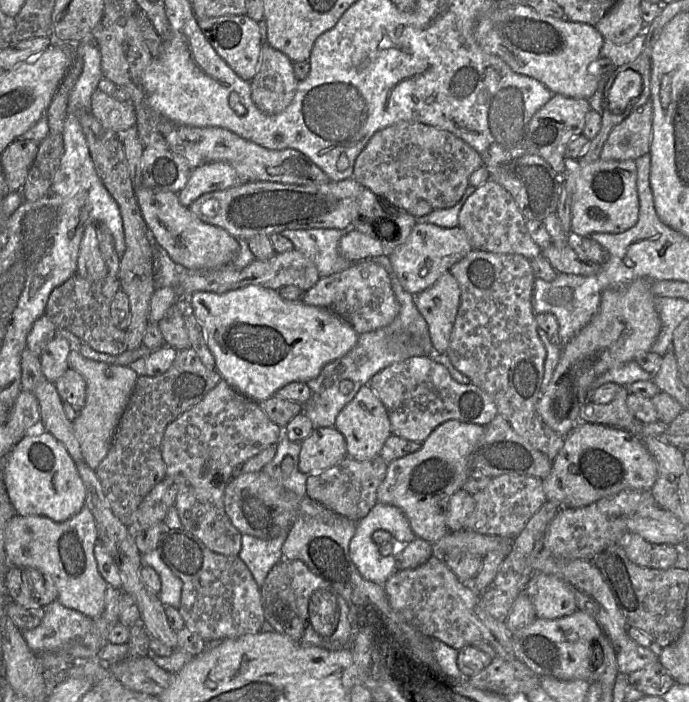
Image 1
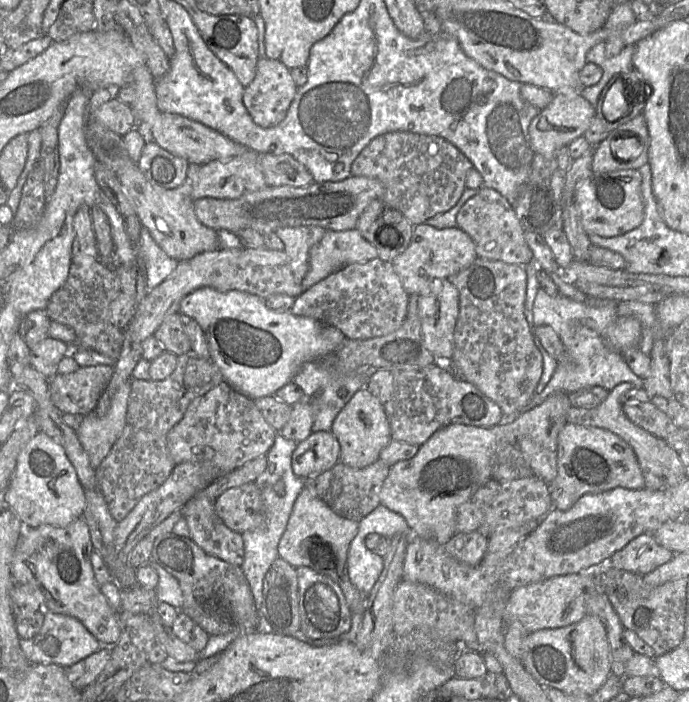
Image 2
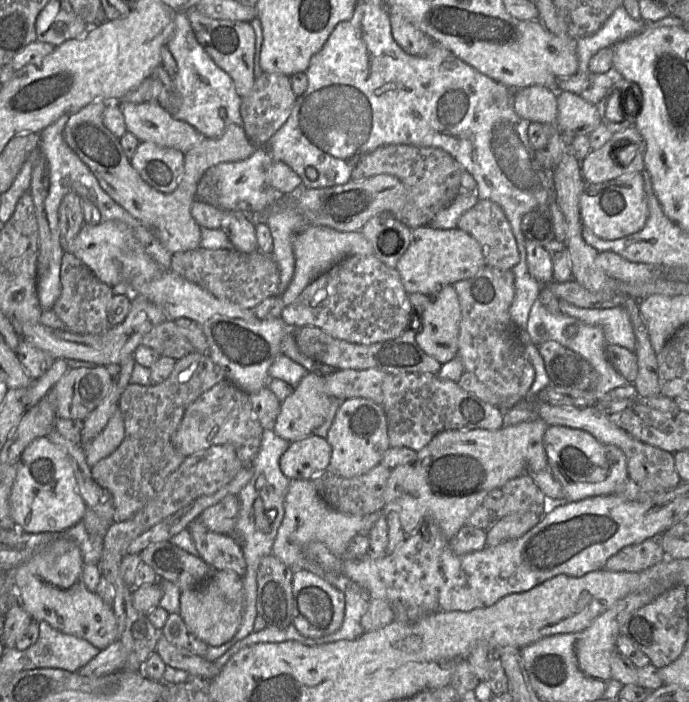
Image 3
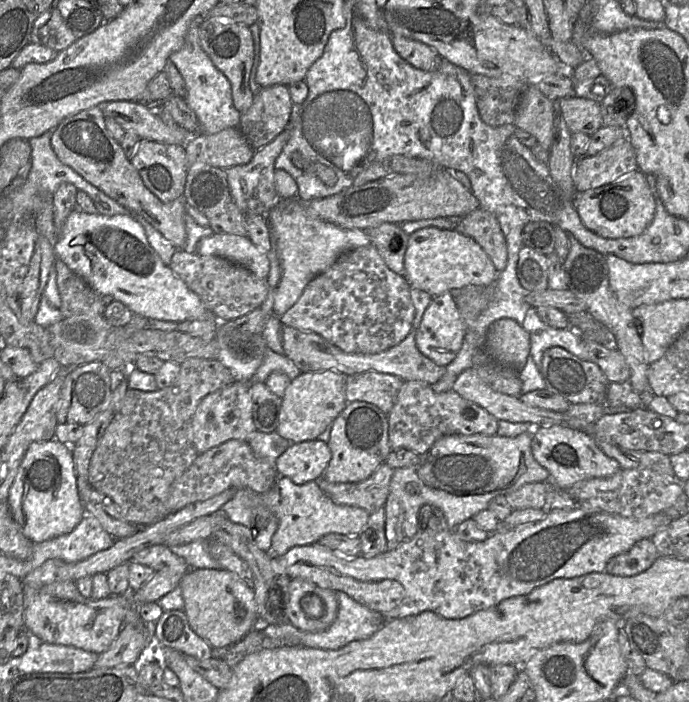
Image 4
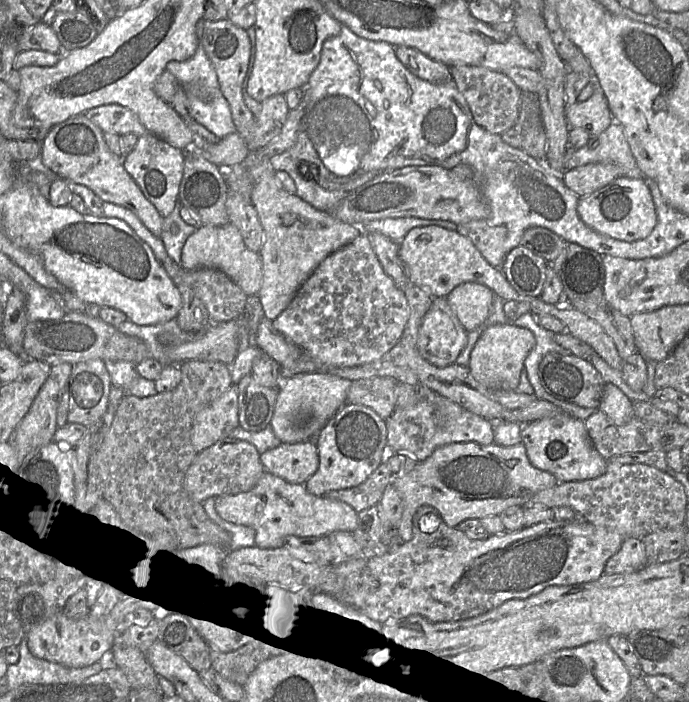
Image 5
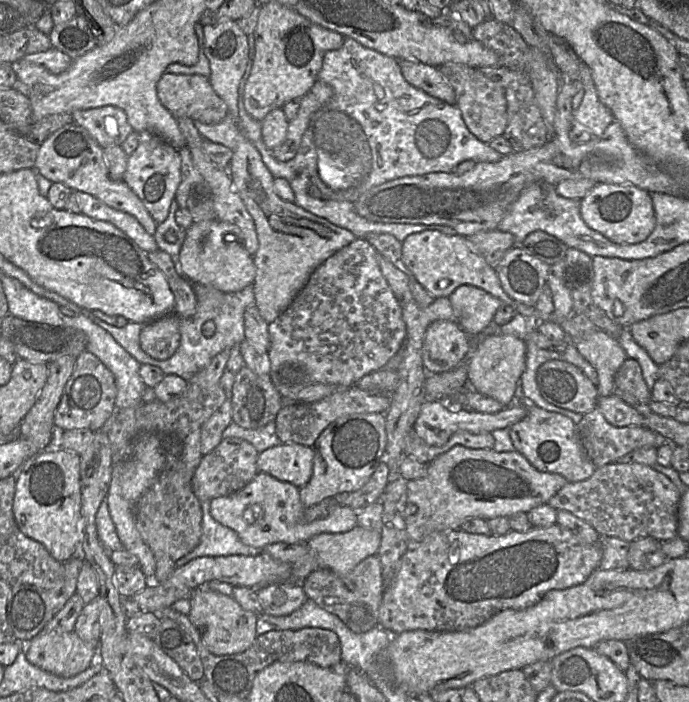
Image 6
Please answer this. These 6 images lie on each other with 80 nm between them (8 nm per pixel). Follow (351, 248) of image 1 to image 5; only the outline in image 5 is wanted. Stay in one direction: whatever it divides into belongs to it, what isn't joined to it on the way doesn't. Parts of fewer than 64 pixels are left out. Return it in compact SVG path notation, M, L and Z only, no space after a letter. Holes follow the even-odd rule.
M272 168L256 180L250 202L257 211L264 236L259 251L263 276L258 297L264 317L274 321L290 305L300 287L320 263L361 236L363 231L358 226L339 221L331 213L316 210L297 195L285 192Z

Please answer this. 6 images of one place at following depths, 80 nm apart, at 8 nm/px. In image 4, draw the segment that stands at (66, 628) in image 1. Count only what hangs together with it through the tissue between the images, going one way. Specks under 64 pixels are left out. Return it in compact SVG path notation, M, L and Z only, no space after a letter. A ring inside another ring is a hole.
M26 632L29 645L26 652L3 664L2 682L32 673L74 674L88 672L95 667L98 655L73 646L43 642Z

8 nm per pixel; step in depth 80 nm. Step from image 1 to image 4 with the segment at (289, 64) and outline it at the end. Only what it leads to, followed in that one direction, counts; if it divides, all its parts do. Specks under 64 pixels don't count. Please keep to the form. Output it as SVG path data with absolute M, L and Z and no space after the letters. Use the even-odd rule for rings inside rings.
M289 87L259 88L248 110L241 113L239 129L254 150L274 140L289 124L293 103Z

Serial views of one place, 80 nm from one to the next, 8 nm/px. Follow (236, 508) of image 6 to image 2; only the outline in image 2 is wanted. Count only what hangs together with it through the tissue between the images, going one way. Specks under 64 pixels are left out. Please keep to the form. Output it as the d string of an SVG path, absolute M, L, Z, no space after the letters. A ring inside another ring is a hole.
M304 487L294 503L287 527L279 541L278 554L279 558L294 568L305 566L333 580L340 587L351 613L363 615L367 595L351 583L347 573L349 546L358 529L359 521L337 515Z

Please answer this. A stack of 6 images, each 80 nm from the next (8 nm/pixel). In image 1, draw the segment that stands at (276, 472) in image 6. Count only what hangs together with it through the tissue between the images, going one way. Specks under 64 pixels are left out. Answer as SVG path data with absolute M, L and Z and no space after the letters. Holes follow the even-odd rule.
M334 426L313 429L300 445L298 468L308 476L335 466L347 456L345 437Z

